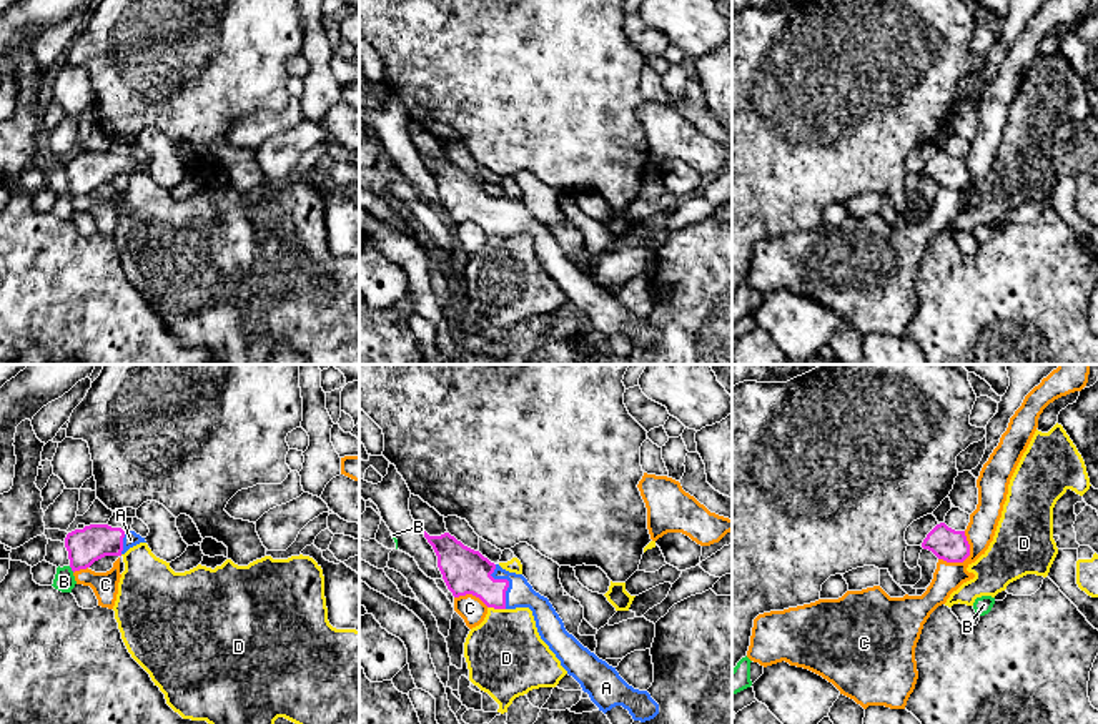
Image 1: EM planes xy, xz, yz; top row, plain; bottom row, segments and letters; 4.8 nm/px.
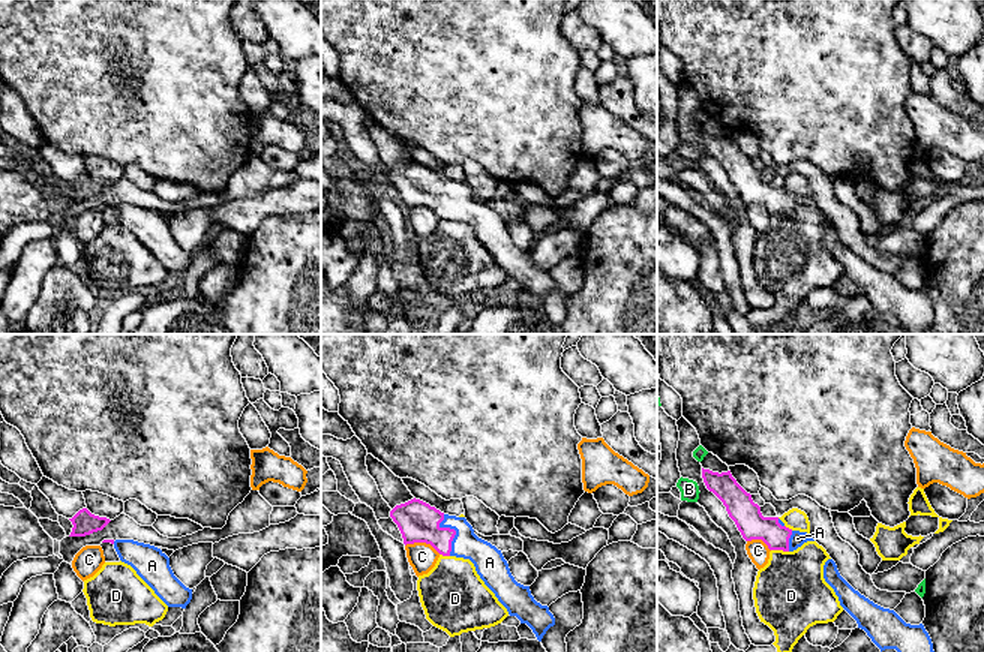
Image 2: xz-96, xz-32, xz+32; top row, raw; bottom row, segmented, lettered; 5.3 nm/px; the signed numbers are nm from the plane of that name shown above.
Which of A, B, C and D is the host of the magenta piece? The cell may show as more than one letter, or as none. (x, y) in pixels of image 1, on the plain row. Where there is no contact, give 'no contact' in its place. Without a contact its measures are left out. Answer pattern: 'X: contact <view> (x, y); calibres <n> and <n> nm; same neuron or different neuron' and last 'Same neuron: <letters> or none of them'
A: contact xz (508, 208); calibres 220 and 130 nm; same neuron
B: contact xy (72, 197); calibres 170 and 100 nm; different neuron
C: contact yz (965, 185); calibres 160 and 140 nm; different neuron
D: contact xz (496, 235); calibres 220 and 380 nm; different neuron
Same neuron: A

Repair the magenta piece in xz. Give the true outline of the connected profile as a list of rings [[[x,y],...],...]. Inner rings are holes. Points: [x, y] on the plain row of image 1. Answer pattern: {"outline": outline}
{"outline": [[[421,153],[419,156],[433,173],[438,195],[453,223],[472,221],[494,236],[529,235],[541,266],[599,338],[606,341],[622,333],[634,348],[640,350],[659,341],[659,331],[647,318],[629,313],[616,295],[599,286],[566,258],[549,226],[536,220],[522,201],[502,196],[449,160],[429,163]]]}

